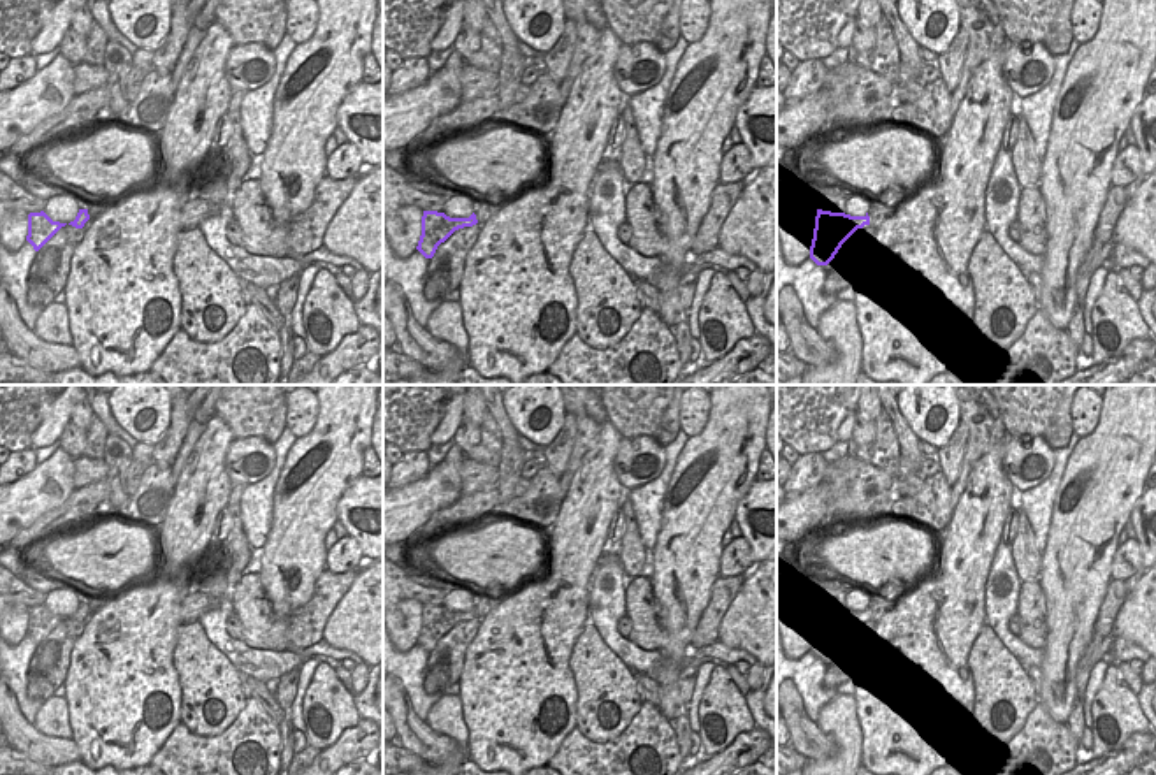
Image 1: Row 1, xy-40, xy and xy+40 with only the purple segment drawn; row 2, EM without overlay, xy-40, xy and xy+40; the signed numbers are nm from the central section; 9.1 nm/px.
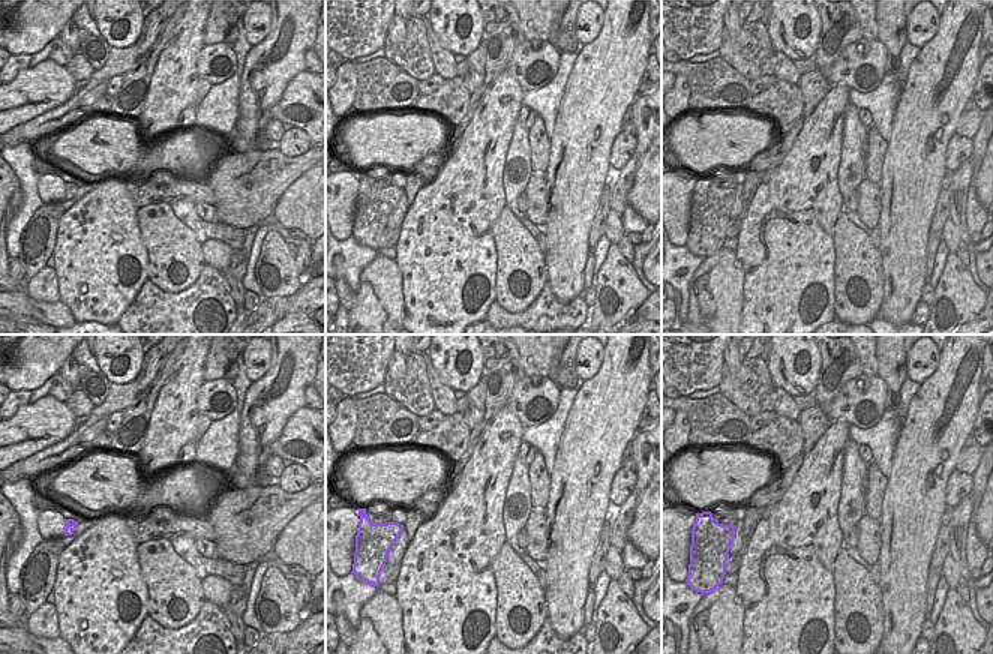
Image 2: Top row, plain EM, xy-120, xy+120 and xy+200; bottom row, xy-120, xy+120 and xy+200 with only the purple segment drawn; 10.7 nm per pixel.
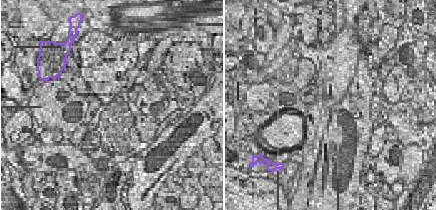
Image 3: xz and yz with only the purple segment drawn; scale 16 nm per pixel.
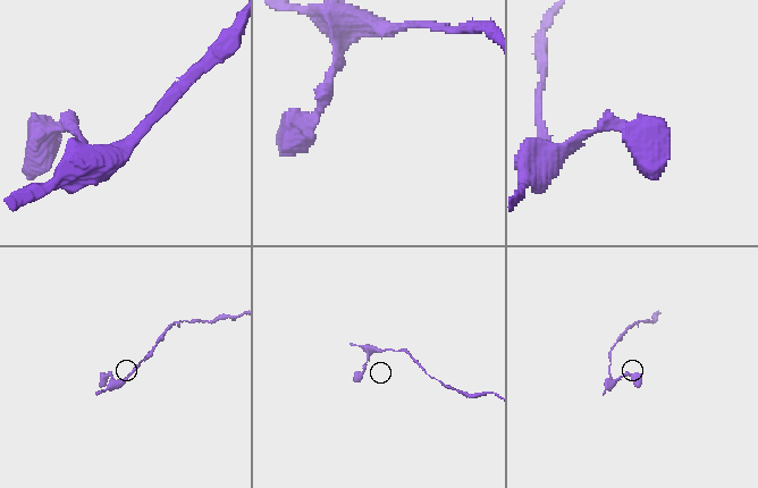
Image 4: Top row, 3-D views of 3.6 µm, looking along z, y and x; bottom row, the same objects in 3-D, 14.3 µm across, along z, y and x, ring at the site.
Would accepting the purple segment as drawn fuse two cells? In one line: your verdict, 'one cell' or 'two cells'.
one cell

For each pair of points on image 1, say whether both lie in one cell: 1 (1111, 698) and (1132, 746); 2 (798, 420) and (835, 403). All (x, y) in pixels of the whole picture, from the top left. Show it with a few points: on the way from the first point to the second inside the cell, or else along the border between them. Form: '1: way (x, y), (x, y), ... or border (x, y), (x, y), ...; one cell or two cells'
1: border (1137, 731), (1118, 749), (1102, 756); two cells
2: way (807, 412), (816, 403), (826, 403); one cell

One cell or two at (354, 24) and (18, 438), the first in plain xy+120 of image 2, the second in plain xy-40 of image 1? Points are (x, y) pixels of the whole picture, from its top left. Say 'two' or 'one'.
one

